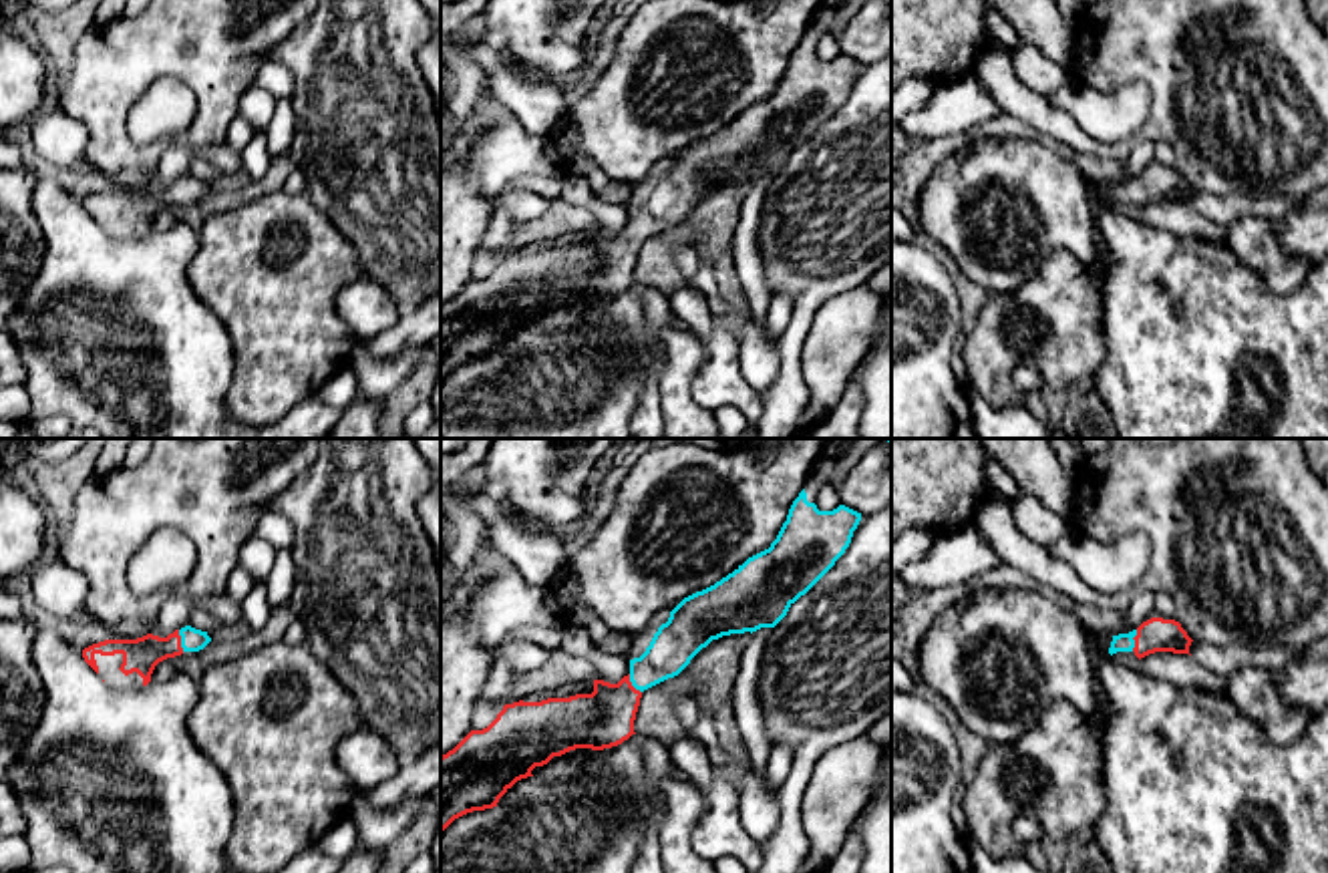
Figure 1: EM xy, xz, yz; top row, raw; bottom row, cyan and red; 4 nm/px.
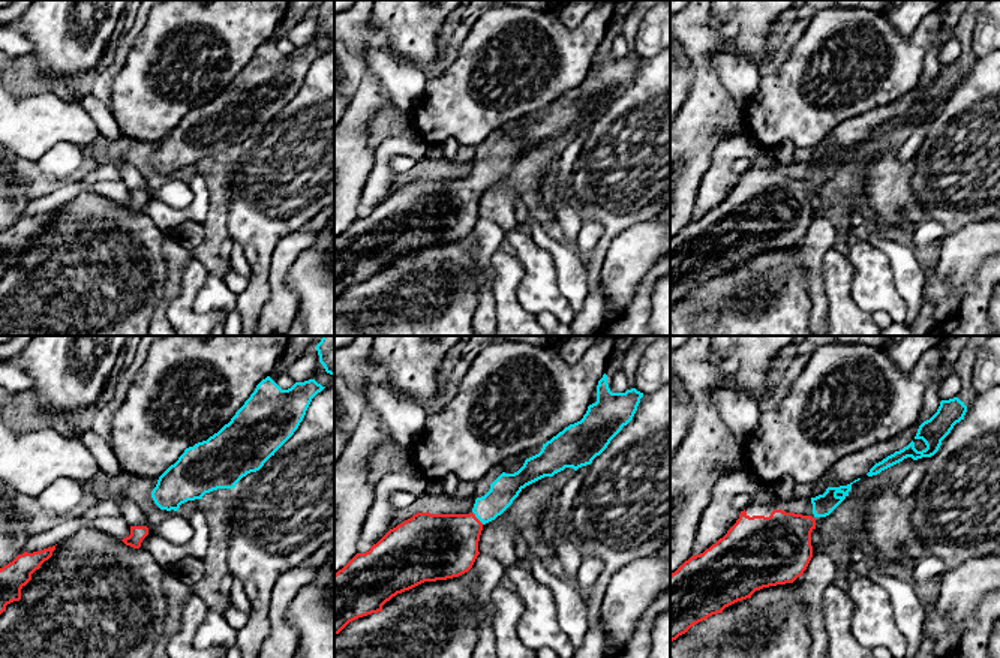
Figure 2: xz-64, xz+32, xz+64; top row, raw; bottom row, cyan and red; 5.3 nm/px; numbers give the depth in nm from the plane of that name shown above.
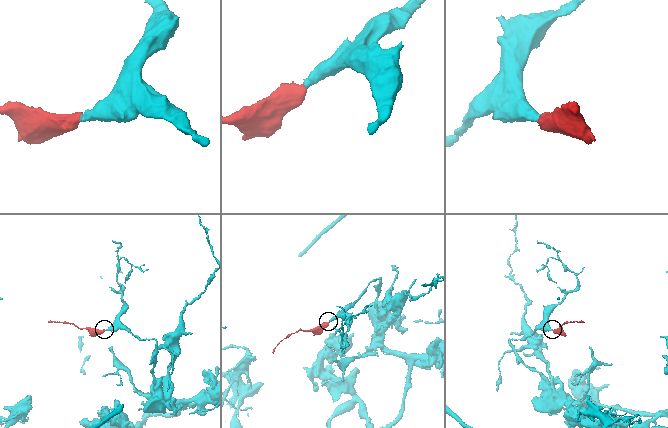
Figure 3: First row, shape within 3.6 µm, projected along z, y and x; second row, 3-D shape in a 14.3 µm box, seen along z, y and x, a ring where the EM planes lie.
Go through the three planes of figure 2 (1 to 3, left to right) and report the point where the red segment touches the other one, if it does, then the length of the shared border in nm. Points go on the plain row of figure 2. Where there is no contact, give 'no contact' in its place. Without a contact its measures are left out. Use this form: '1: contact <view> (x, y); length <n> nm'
1: no contact
2: contact xz+32 (477, 182); length 90 nm
3: no contact

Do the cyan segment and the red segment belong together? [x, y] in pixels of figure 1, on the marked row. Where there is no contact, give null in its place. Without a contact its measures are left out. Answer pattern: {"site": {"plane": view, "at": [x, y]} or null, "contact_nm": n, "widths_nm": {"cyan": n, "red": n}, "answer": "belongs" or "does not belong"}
{"site": {"plane": "xy", "at": [182, 640]}, "contact_nm": 90, "widths_nm": {"cyan": 100, "red": 140}, "answer": "belongs"}

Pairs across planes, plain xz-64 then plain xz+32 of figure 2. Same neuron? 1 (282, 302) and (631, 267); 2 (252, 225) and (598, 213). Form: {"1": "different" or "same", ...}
{"1": "same", "2": "same"}

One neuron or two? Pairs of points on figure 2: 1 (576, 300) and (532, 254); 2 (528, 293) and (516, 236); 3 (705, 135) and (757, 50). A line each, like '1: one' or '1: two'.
1: two
2: one
3: two

